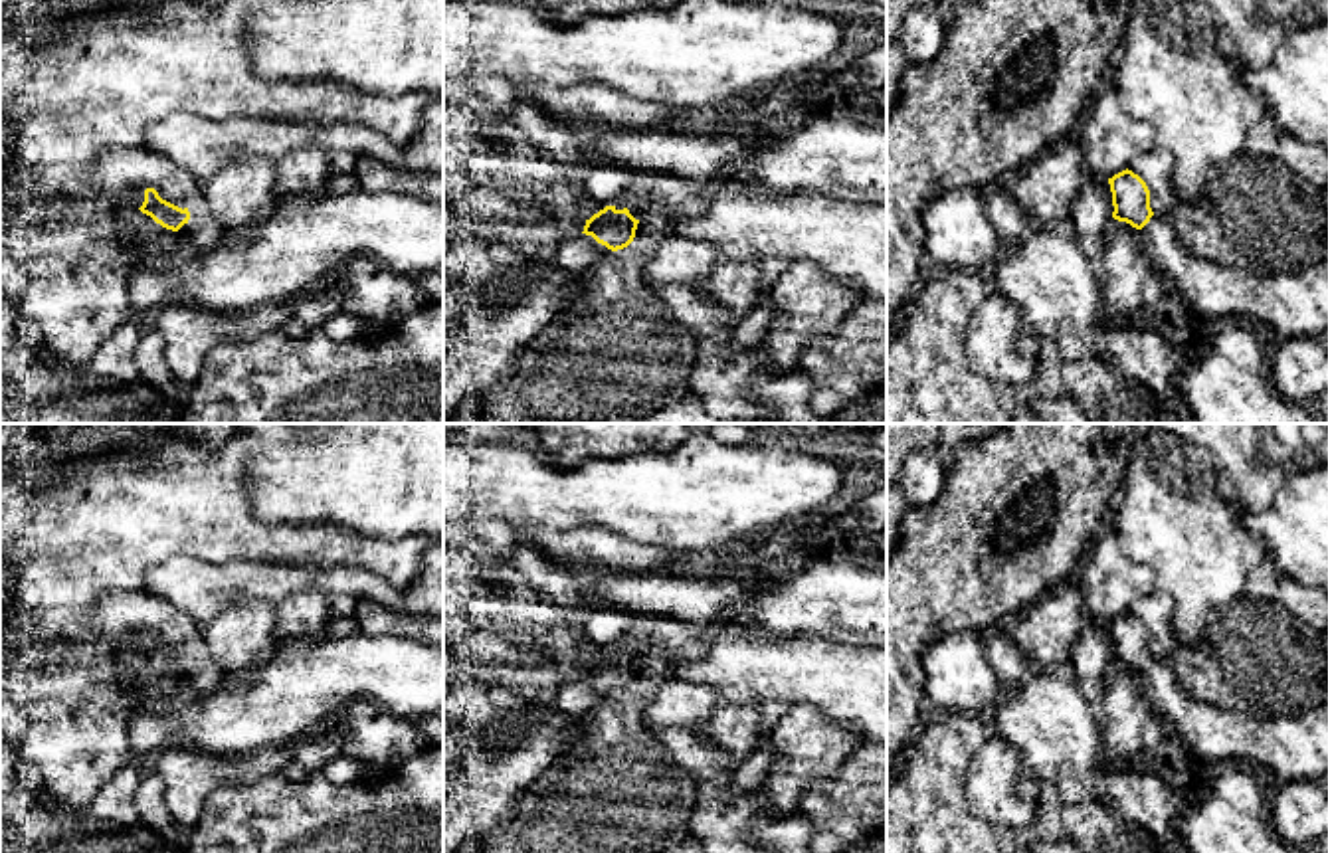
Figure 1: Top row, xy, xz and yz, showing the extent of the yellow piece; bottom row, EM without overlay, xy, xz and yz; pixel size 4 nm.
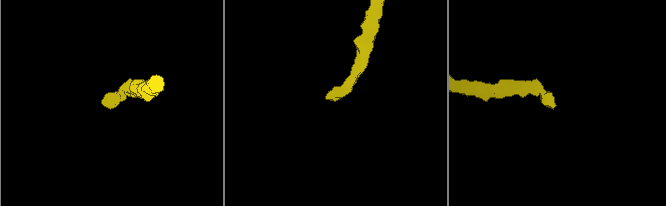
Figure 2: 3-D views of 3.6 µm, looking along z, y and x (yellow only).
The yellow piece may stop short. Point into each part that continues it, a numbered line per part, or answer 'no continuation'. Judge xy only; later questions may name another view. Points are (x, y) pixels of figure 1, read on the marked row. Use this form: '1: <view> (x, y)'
1: xy (139, 234)

